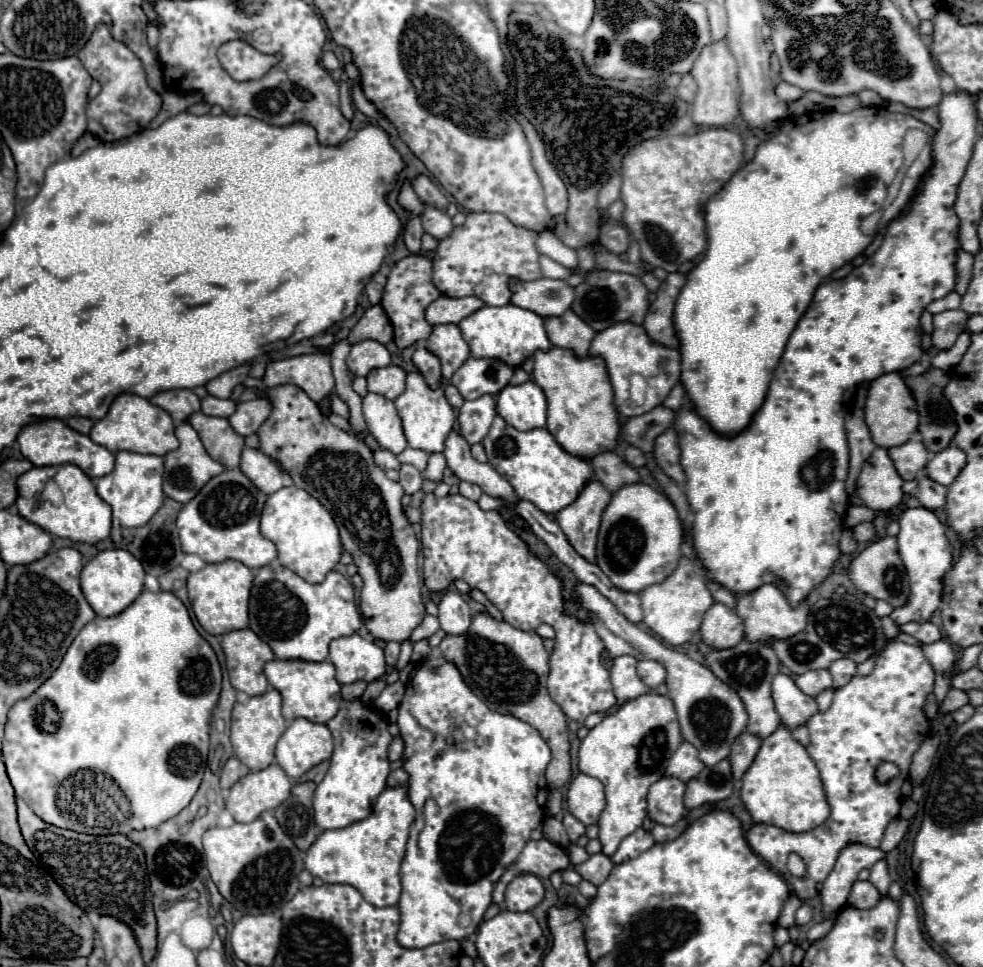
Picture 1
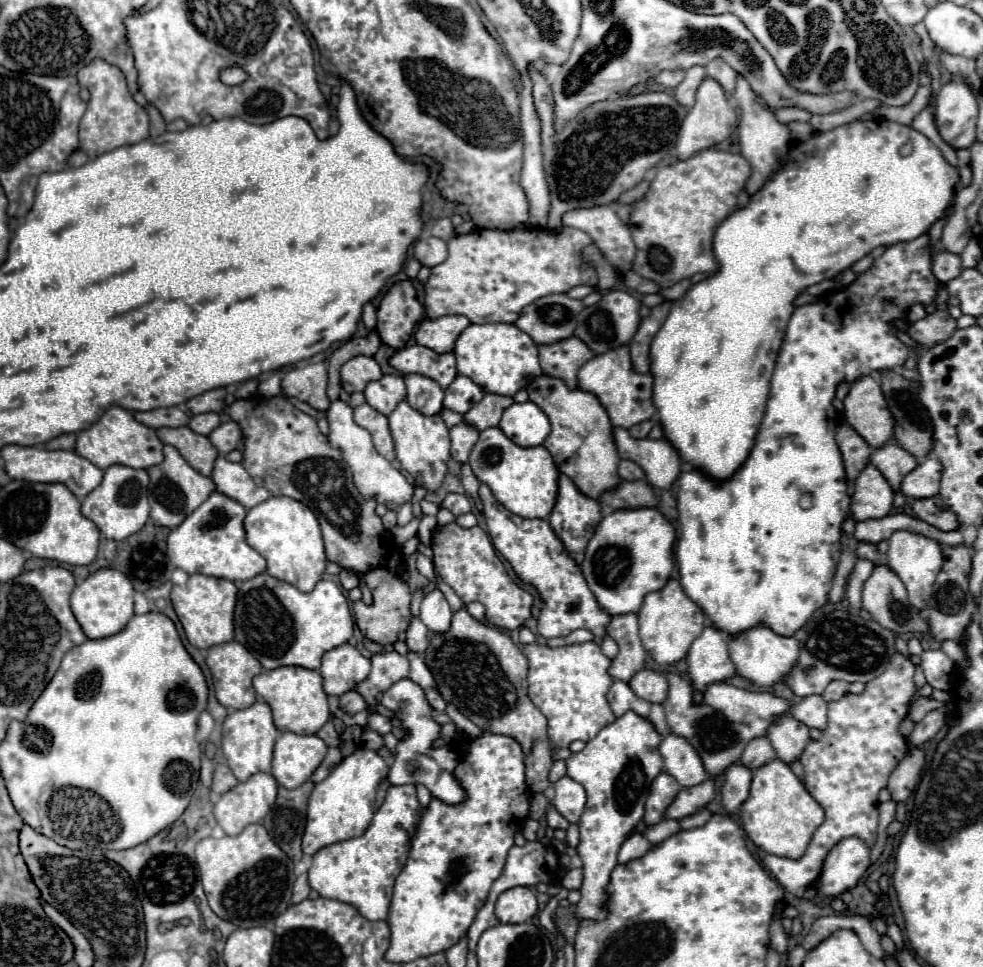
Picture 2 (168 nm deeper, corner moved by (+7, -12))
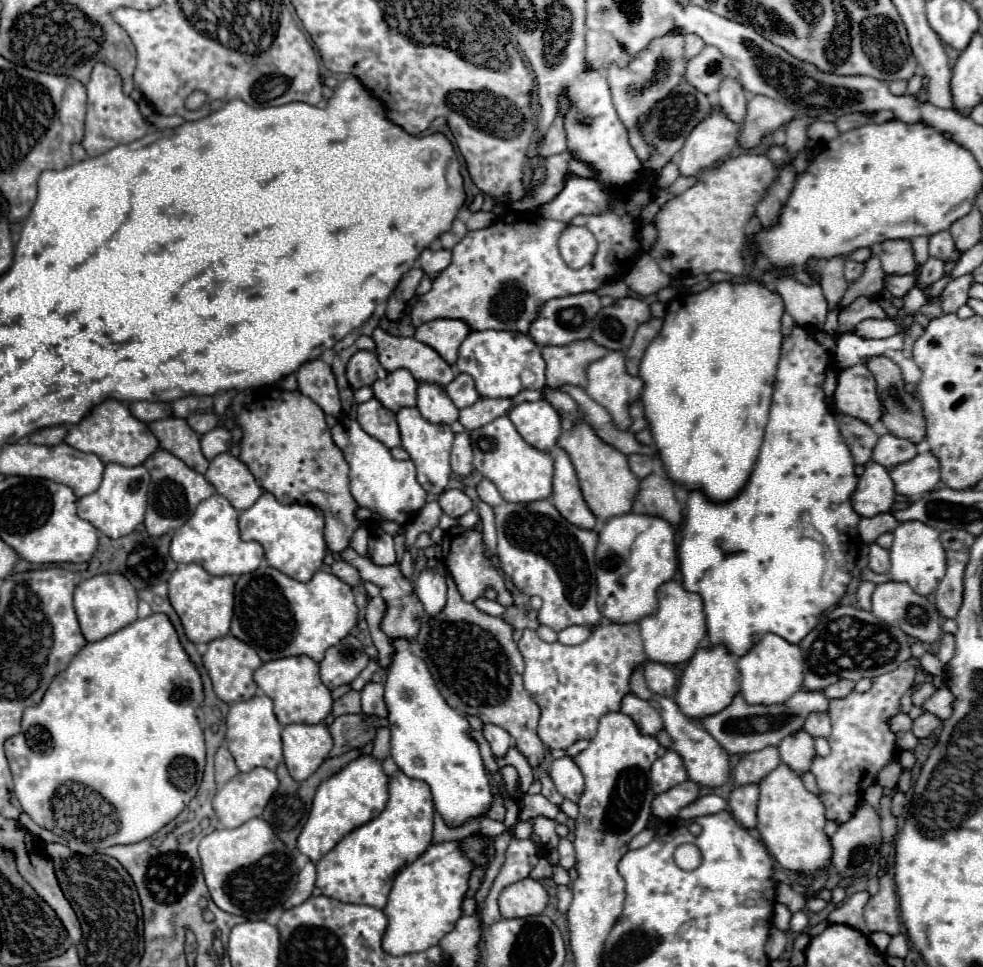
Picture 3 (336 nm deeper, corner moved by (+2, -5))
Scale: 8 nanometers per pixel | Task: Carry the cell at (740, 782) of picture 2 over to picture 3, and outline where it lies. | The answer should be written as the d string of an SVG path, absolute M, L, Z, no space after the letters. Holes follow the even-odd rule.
M744 785L736 787L730 793L728 801L732 815L744 829L754 829L756 827L756 807L758 807L758 785Z

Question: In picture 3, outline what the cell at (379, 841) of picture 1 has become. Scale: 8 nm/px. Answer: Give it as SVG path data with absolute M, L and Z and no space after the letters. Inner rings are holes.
M398 769L388 779L388 793L390 793L388 805L376 819L350 831L330 853L326 853L316 863L316 887L322 889L322 895L330 899L338 899L342 903L362 903L362 905L370 905L376 909L384 909L396 873L404 865L416 861L428 849L432 841L432 817L434 817L434 803L432 803L428 783L410 779Z

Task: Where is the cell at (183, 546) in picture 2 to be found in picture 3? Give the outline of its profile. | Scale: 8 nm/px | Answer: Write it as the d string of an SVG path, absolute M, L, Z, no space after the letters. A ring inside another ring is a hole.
M214 493L196 507L194 515L180 529L174 531L170 557L176 563L198 563L210 575L244 575L260 567L264 559L264 549L260 543L240 539L238 511L230 505L226 497Z

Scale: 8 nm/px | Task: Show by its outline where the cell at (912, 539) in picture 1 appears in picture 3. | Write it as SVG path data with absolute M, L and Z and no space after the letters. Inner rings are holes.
M920 521L900 523L894 529L894 543L890 547L890 561L892 561L892 567L890 567L892 581L908 583L920 595L932 593L946 571L946 557L944 557L944 547L940 543L940 531L928 527Z

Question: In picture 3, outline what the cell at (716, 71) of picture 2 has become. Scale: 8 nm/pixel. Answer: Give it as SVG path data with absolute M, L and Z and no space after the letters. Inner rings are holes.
M728 77L728 81L722 81L722 87L716 95L718 101L718 109L736 125L740 125L744 121L746 115L746 93L744 87L734 81L732 77Z

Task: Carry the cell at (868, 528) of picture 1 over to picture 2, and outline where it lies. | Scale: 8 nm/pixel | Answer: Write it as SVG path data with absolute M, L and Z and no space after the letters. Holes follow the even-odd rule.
M859 542L859 546L857 546L857 556L859 556L859 558L873 560L875 564L883 564L883 554L879 554L879 552L877 552L877 546L875 546L875 544L869 544L869 542Z

